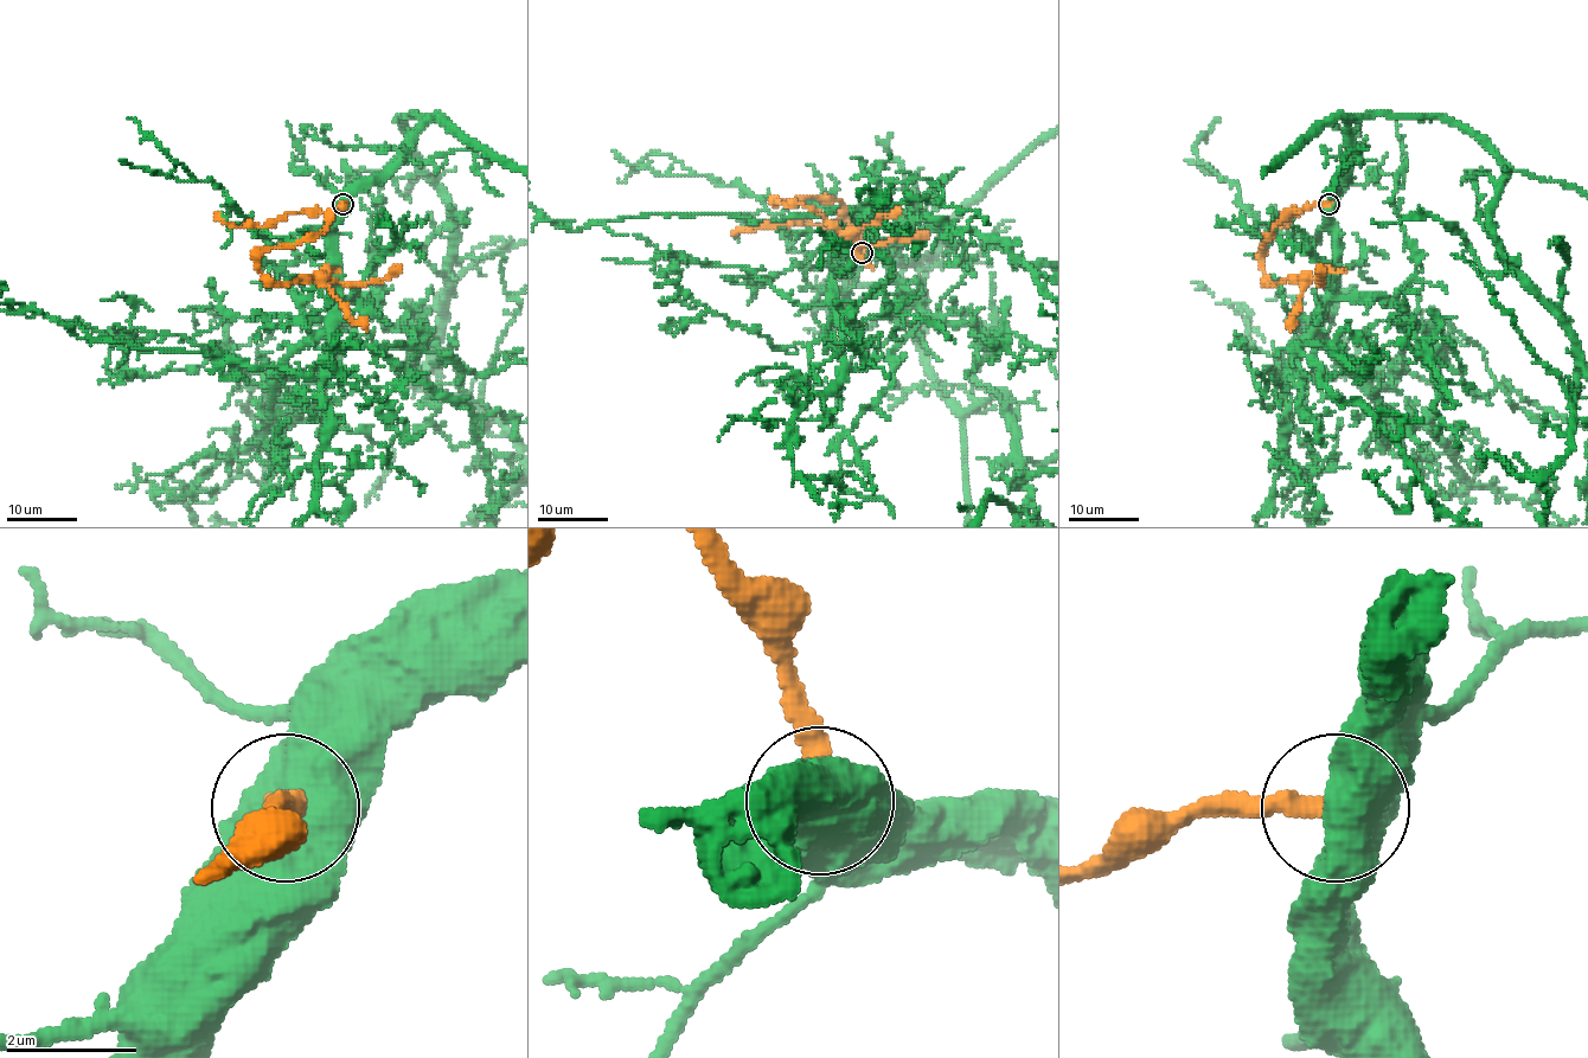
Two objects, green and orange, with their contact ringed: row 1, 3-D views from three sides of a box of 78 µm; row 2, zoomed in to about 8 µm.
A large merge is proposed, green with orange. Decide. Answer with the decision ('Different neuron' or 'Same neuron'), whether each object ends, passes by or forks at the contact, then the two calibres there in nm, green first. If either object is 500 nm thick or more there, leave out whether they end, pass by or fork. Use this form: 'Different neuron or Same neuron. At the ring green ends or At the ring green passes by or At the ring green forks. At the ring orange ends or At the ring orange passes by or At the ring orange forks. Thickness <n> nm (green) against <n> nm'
Different neuron. Thickness 850 nm (green) against 360 nm

